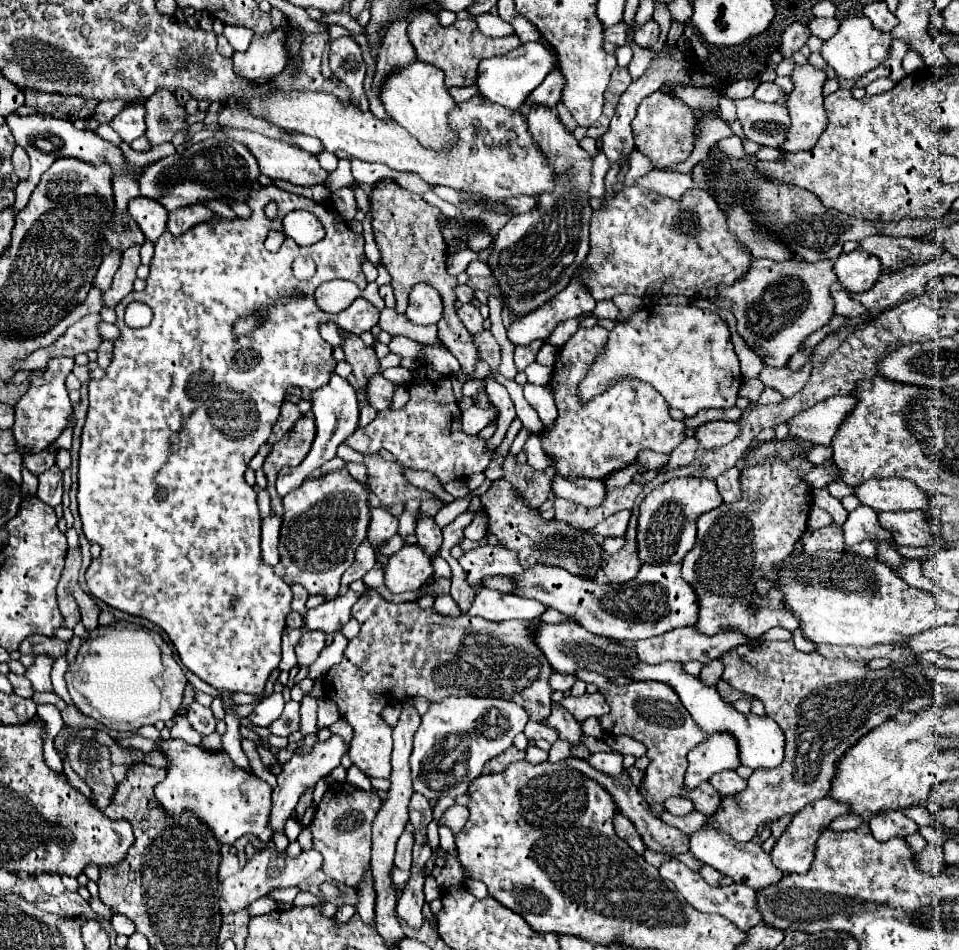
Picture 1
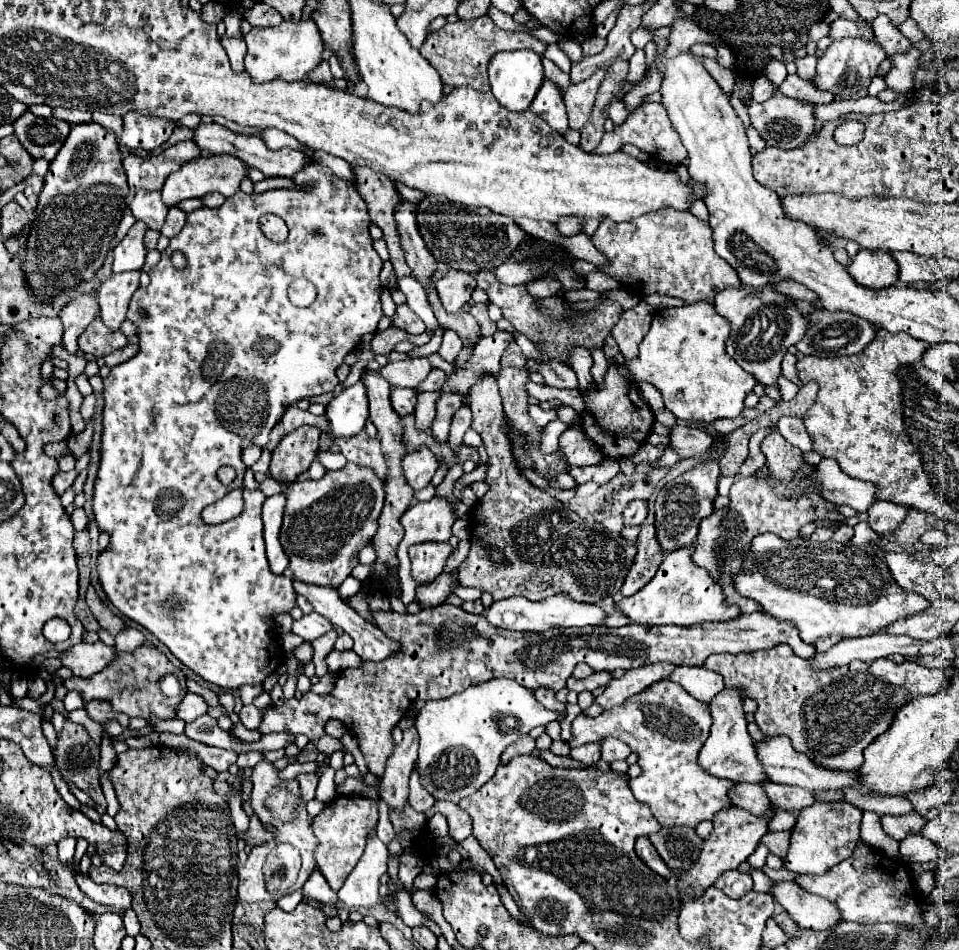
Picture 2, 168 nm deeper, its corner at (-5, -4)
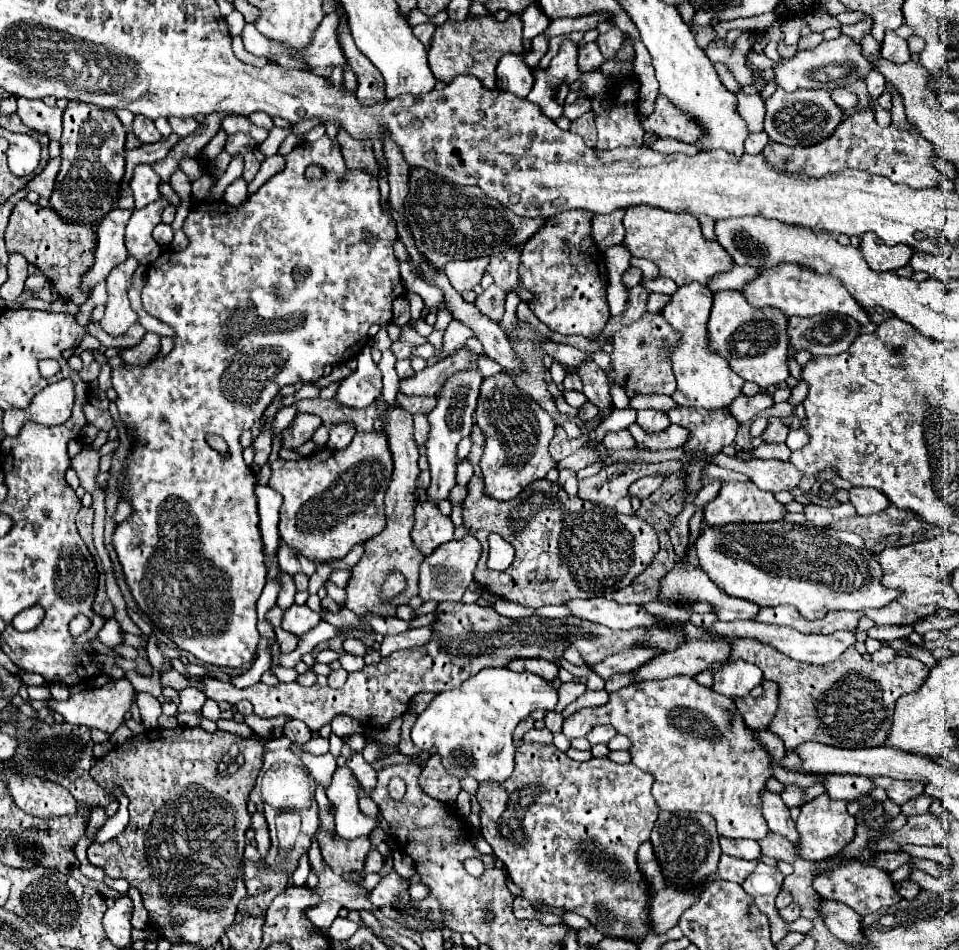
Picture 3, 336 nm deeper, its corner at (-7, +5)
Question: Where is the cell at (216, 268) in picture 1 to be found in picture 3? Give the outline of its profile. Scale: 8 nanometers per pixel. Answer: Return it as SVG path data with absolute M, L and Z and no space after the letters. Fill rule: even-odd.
M328 135L320 137L318 141L304 141L294 147L286 157L286 165L280 173L270 177L254 195L248 197L246 203L240 207L232 207L224 201L218 203L202 203L198 207L192 207L190 215L184 221L184 233L188 237L188 247L182 251L164 251L154 263L148 267L146 285L140 293L142 307L148 315L160 319L162 323L168 323L174 331L174 349L168 355L158 355L150 367L134 367L126 365L122 369L114 369L112 383L114 391L118 393L116 405L122 415L124 425L134 425L136 433L144 441L144 445L136 445L132 453L128 455L128 469L122 475L122 493L124 499L128 499L134 507L132 515L118 525L114 531L112 543L118 553L118 559L122 563L128 587L138 603L138 607L154 621L156 627L164 631L166 637L170 637L180 649L196 655L200 661L218 665L218 667L242 667L244 663L250 663L256 655L256 647L260 641L260 633L256 629L256 601L266 585L266 563L260 543L260 531L258 531L258 515L256 515L256 495L252 487L256 485L254 471L242 461L242 445L240 445L240 433L244 427L252 427L256 421L260 421L264 409L270 405L270 401L278 395L280 385L276 381L282 381L282 385L294 385L294 383L310 383L324 375L326 365L344 363L356 357L368 343L368 329L374 323L386 325L392 321L392 303L396 297L404 295L404 285L398 271L398 259L394 255L392 245L398 241L396 223L392 215L386 215L382 211L380 203L380 191L378 181L374 175L368 175L368 171L348 171L344 165L342 151L336 141L332 141ZM316 165L324 171L320 179L308 179L306 167ZM344 175L344 181L342 181ZM174 305L180 305L180 311L174 311ZM262 325L262 327L258 327ZM218 383L218 385L216 385ZM216 433L228 443L228 455L222 455L214 451L206 443L206 435ZM154 555L154 561L152 561Z

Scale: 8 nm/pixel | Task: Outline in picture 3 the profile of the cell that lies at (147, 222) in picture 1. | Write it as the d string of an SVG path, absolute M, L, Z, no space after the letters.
M142 163L136 165L134 177L130 181L130 189L132 189L132 195L136 199L136 209L146 207L150 201L160 197L158 183L160 183L160 177L156 175L156 171L152 167L142 165Z

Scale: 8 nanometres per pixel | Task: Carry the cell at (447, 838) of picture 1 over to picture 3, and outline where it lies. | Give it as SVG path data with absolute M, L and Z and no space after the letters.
M564 913L564 919L566 919L566 923L568 923L570 927L574 927L574 929L586 929L586 927L590 927L590 921L588 921L586 917L576 915L576 913Z

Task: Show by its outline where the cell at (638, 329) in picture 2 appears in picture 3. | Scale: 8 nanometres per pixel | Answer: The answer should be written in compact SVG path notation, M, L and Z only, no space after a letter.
M644 313L636 323L620 329L614 333L614 351L610 353L612 359L612 371L606 373L608 381L614 385L620 385L624 389L632 389L638 395L672 395L676 391L676 379L670 365L670 351L680 345L680 333L672 329L672 325L666 323L666 319L660 313Z

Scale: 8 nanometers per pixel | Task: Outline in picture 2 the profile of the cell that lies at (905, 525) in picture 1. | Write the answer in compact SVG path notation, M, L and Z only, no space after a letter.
M874 502L868 512L868 524L878 532L878 534L894 534L894 530L900 528L908 514L908 508L902 504L894 502Z

